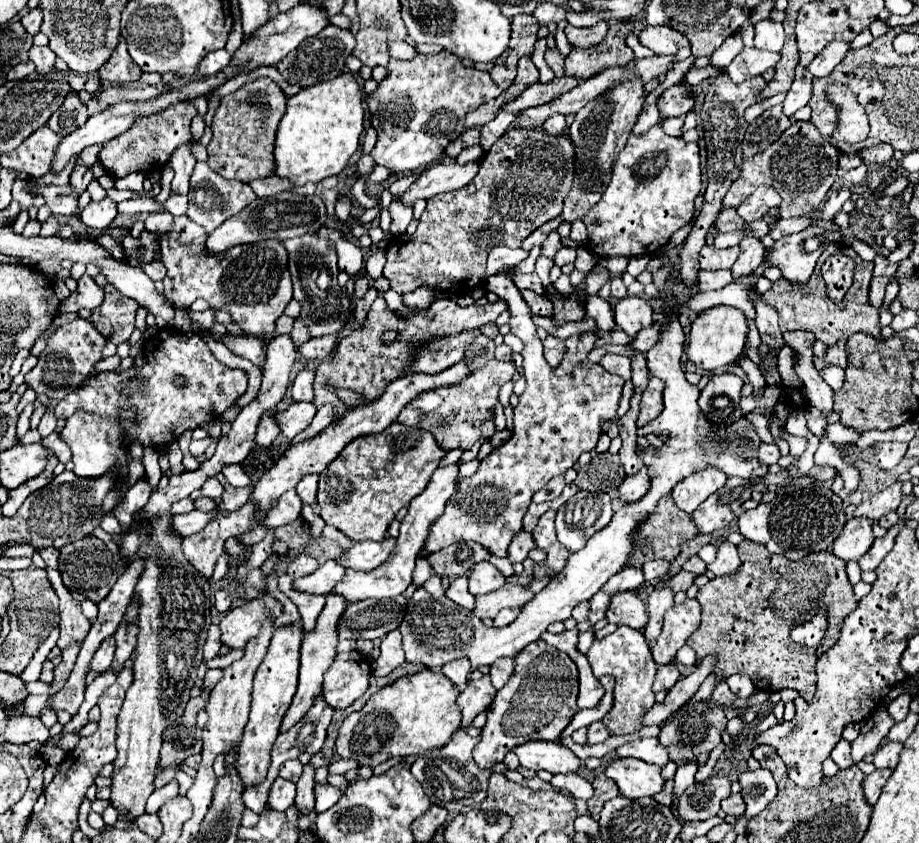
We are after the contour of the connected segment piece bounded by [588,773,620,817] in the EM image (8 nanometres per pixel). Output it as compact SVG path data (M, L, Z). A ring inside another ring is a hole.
M600 773L594 781L594 797L588 799L588 811L592 817L598 817L598 813L602 811L602 805L614 797L618 797L618 787L614 785L614 781L610 781L604 773Z

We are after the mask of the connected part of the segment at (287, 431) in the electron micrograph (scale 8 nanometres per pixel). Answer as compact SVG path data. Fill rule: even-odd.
M294 403L288 407L288 411L284 411L284 413L274 411L272 415L276 417L282 433L288 439L294 439L300 431L304 431L312 423L312 419L316 415L316 407L314 407L314 403Z

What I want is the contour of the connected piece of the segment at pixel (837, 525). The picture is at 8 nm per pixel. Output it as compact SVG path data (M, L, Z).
M824 485L792 489L778 493L770 503L760 503L756 509L746 511L738 519L738 529L744 539L762 543L770 553L780 553L790 561L798 561L808 553L826 551L840 535L846 523L842 499Z

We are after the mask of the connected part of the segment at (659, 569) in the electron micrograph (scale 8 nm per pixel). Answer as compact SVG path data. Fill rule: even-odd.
M664 559L650 561L650 563L646 563L646 565L642 567L642 571L644 571L644 579L646 579L646 581L658 579L658 577L662 577L662 575L668 573L668 567L670 567L670 563L664 561Z

